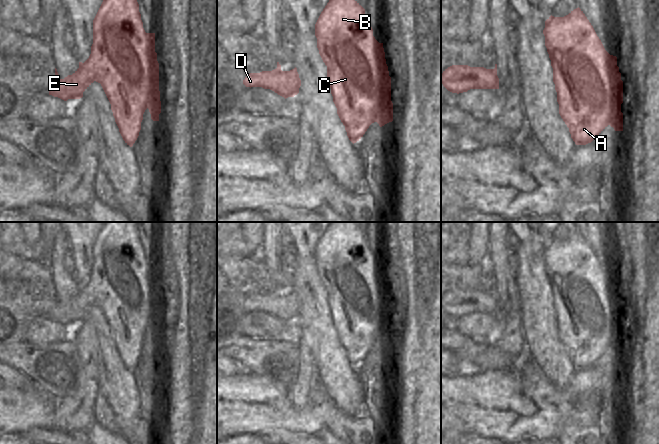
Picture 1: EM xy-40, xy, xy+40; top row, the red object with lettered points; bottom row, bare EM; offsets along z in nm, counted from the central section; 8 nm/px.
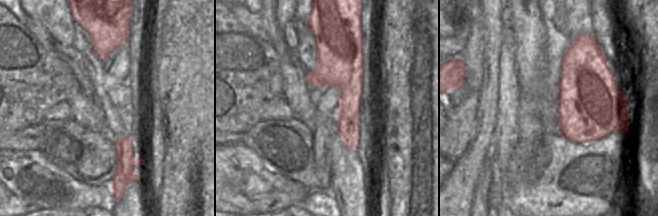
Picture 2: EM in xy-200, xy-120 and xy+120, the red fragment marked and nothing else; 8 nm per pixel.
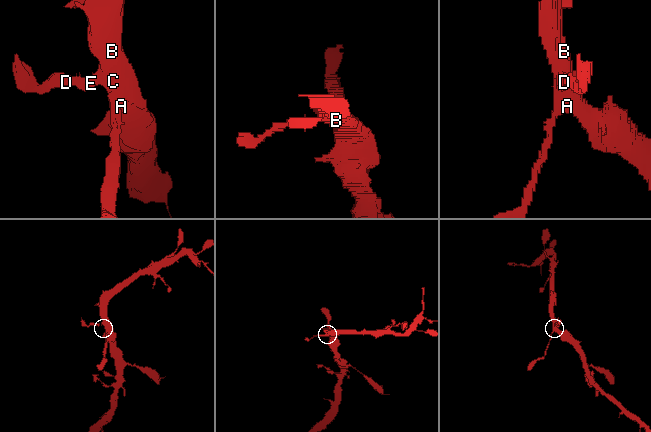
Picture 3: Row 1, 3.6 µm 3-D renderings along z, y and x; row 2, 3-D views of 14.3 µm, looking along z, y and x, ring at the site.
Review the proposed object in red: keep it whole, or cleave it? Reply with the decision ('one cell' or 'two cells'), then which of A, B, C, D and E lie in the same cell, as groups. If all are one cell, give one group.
one cell; A B C D E

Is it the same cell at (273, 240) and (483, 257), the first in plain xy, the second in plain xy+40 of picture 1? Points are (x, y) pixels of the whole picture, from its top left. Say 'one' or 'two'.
two

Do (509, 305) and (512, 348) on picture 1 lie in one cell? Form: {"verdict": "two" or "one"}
{"verdict": "one"}

